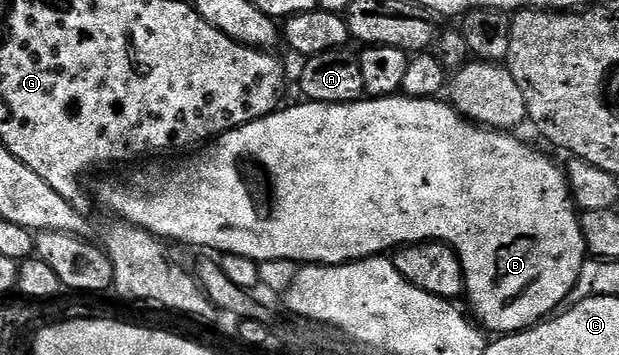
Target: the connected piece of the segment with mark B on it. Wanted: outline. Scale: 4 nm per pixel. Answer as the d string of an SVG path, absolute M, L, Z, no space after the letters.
M397 94L355 100L349 104L299 103L293 108L281 107L261 120L224 132L203 149L205 152L201 156L184 160L173 168L144 168L125 180L104 180L100 184L100 200L116 218L144 228L153 237L163 238L168 242L181 240L184 244L213 248L216 251L213 253L216 254L238 254L257 262L291 260L301 265L348 264L351 260L365 260L367 256L373 255L376 228L424 228L425 241L449 244L458 254L464 271L466 300L472 303L471 315L492 334L522 332L551 317L564 304L566 294L570 294L582 270L586 249L578 209L570 195L568 177L561 165L559 168L550 157L523 144L511 131L481 128L479 124L473 124L471 120L461 116L451 103L440 98L427 100Z

